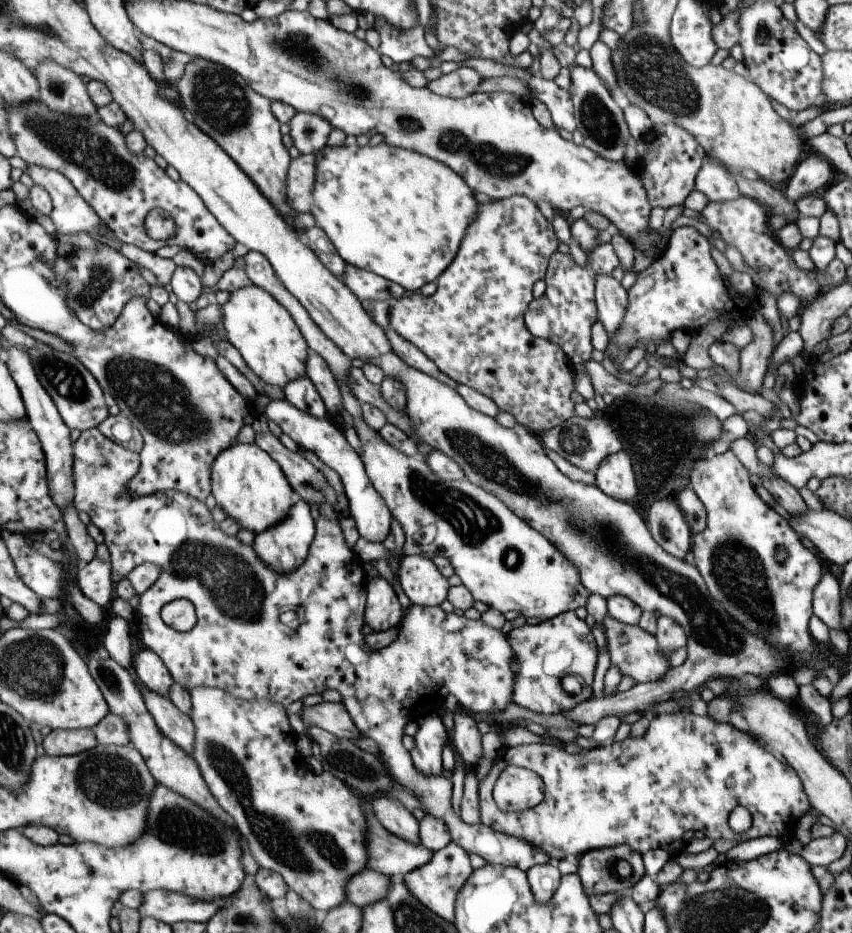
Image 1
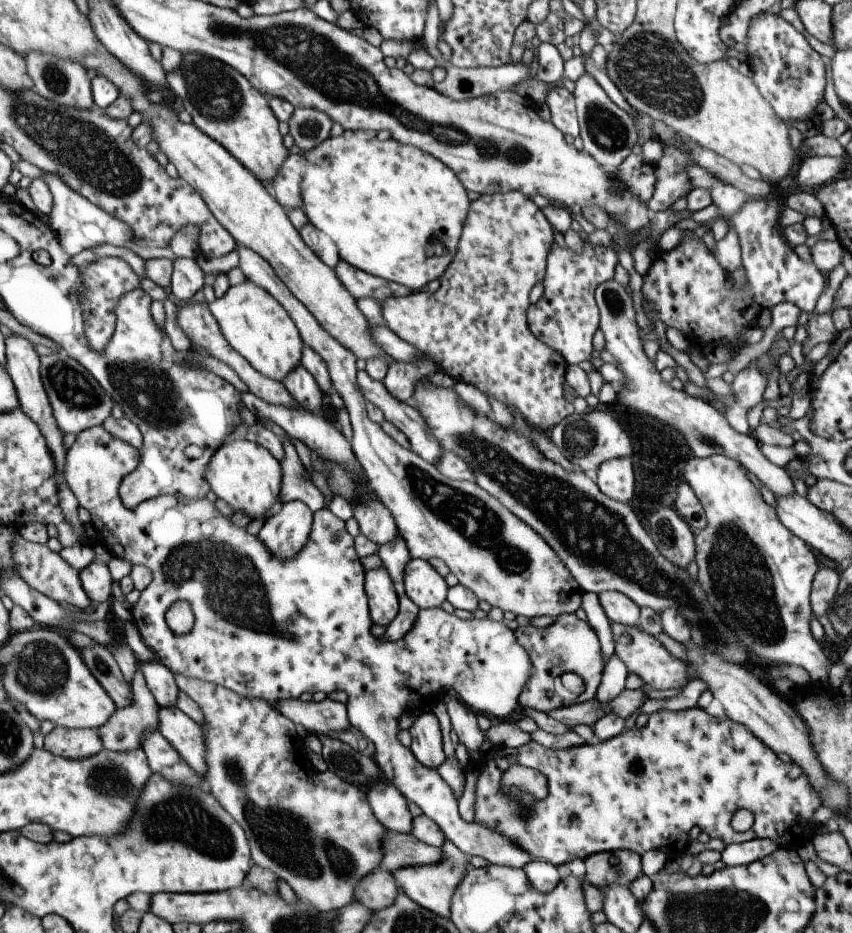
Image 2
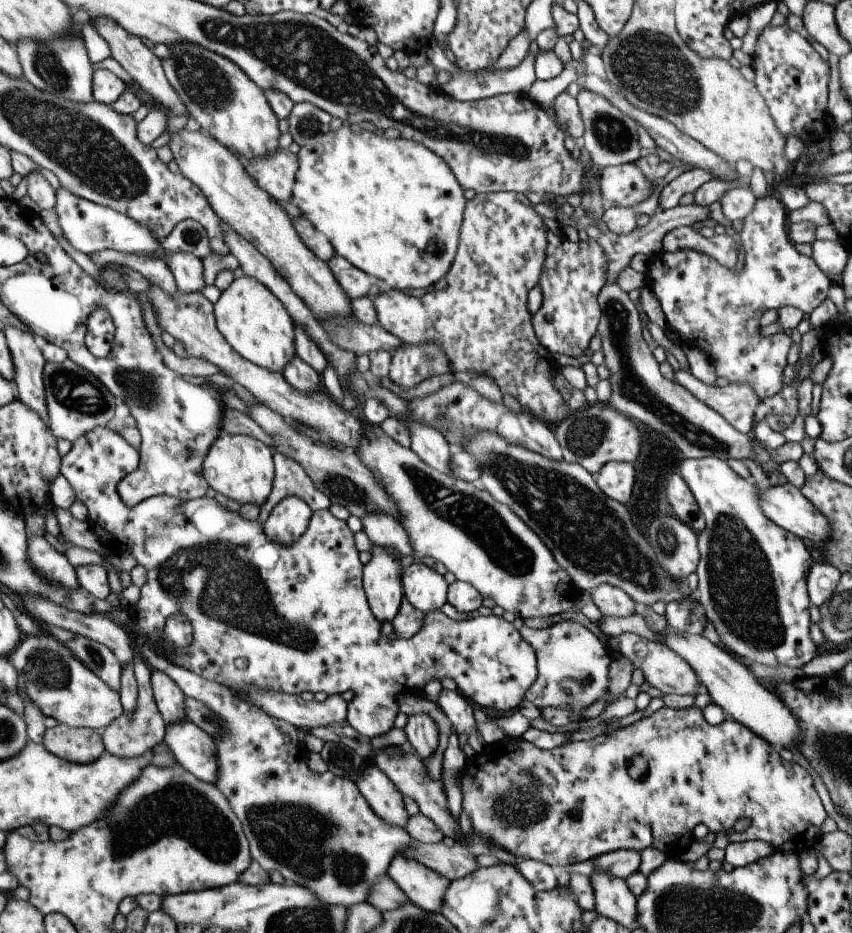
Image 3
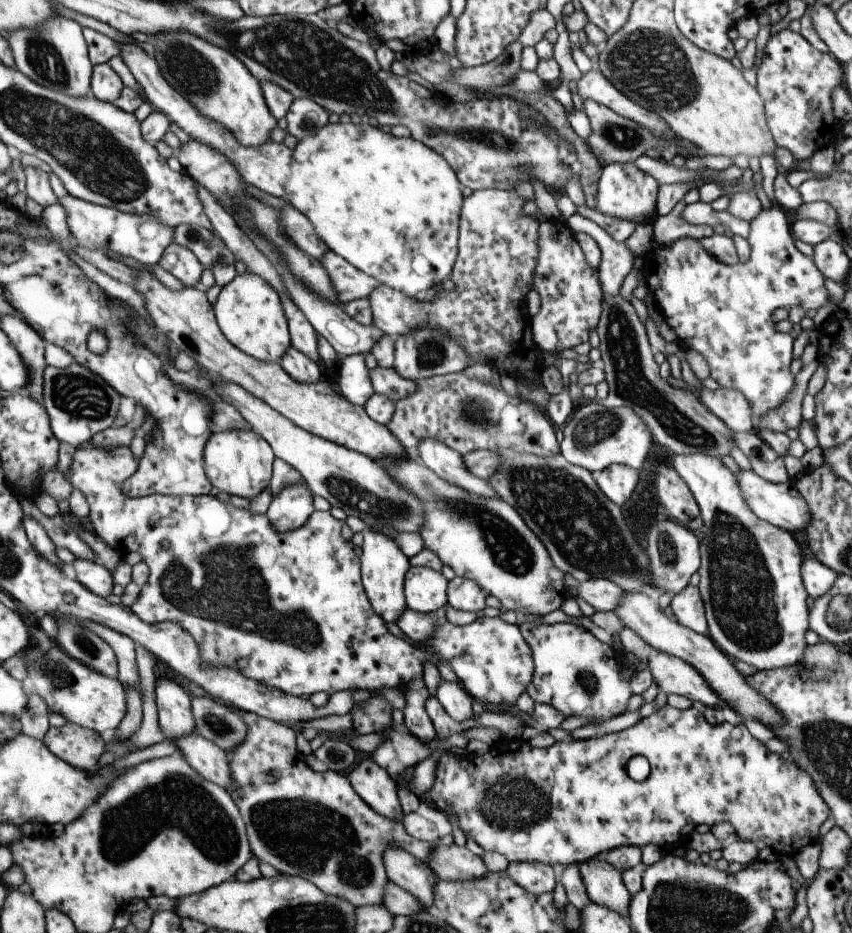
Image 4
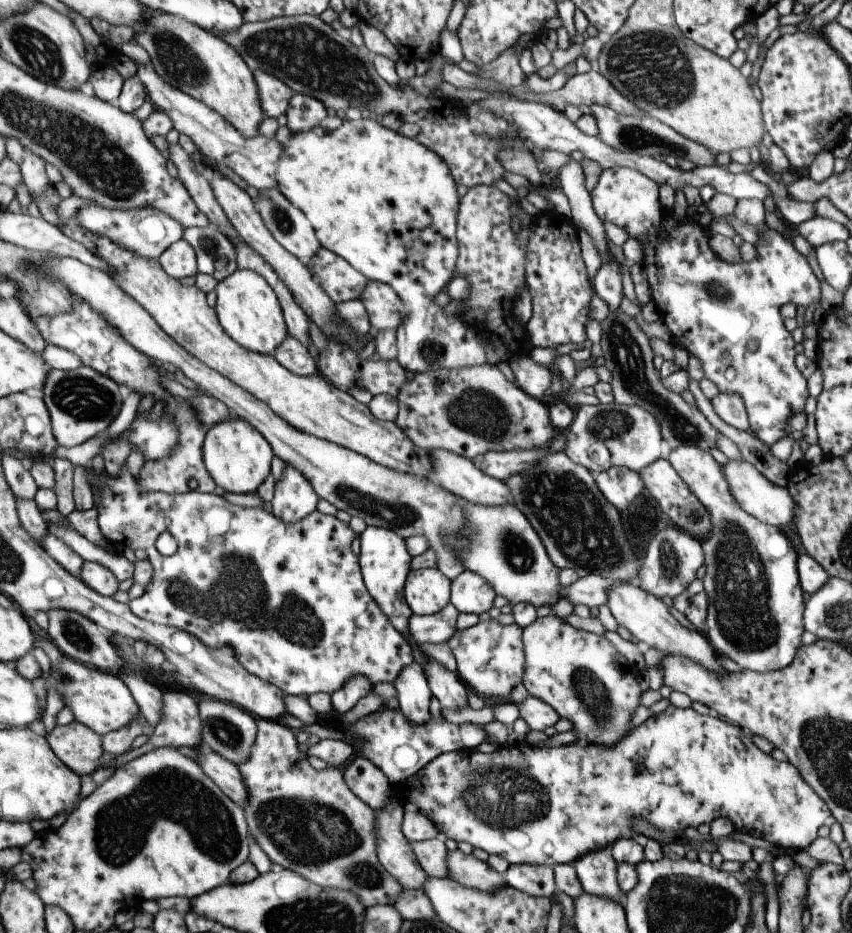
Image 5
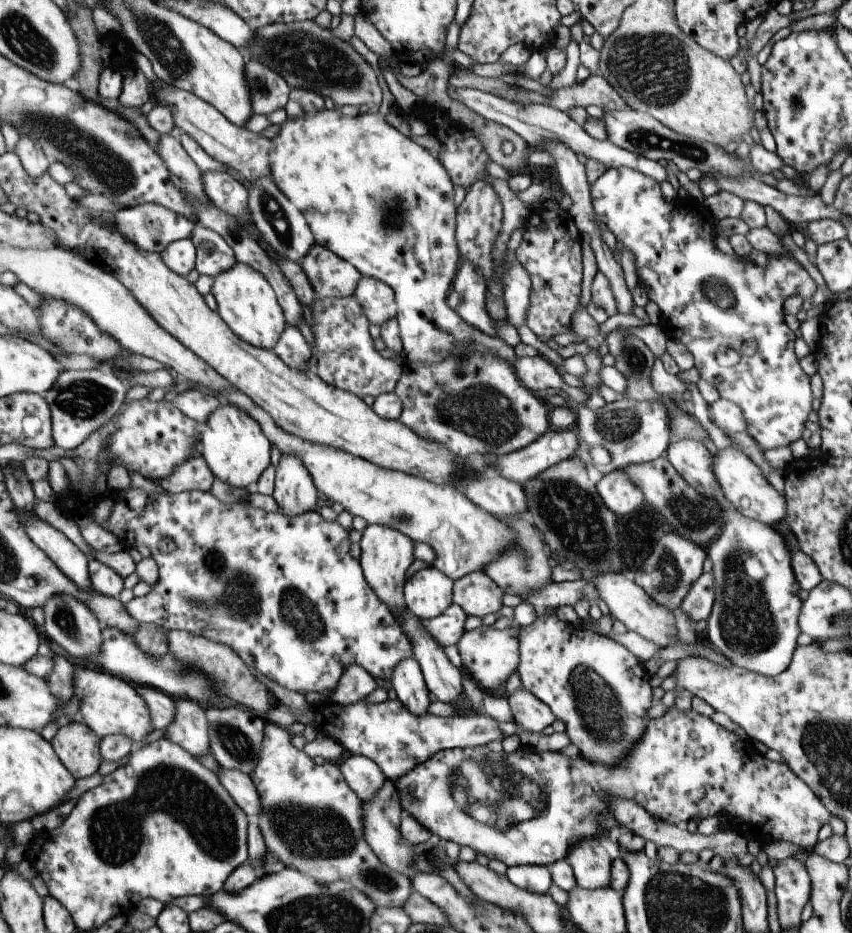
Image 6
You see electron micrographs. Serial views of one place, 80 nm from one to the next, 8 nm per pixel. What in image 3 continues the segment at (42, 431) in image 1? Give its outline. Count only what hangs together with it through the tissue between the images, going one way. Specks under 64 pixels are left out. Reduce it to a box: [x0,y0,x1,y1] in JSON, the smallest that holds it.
[4,325,47,419]

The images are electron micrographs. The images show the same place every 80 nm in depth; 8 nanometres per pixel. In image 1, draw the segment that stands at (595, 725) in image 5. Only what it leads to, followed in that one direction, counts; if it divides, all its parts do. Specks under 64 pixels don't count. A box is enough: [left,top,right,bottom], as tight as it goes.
[506,611,597,714]

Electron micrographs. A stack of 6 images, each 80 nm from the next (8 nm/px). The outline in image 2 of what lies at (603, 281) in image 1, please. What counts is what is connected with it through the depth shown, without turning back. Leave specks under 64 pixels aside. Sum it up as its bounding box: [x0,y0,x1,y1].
[594,278,795,497]

